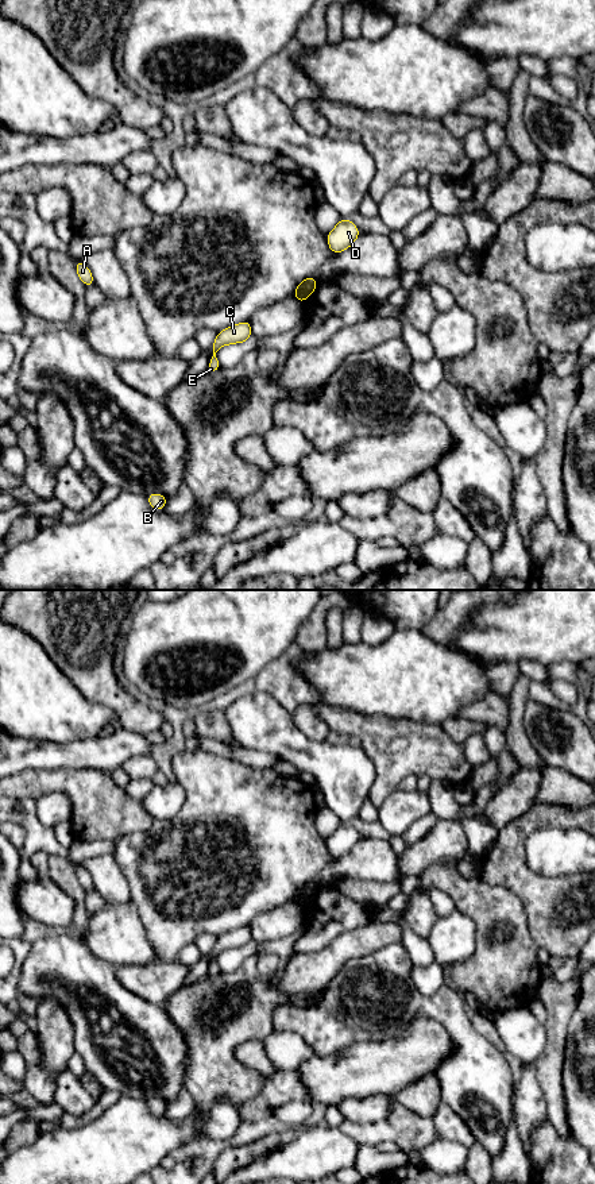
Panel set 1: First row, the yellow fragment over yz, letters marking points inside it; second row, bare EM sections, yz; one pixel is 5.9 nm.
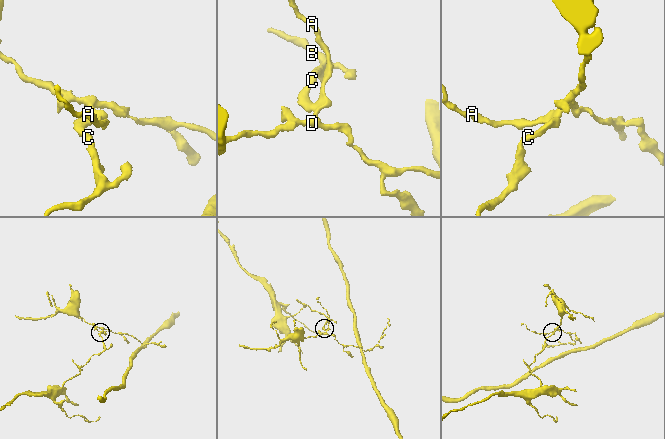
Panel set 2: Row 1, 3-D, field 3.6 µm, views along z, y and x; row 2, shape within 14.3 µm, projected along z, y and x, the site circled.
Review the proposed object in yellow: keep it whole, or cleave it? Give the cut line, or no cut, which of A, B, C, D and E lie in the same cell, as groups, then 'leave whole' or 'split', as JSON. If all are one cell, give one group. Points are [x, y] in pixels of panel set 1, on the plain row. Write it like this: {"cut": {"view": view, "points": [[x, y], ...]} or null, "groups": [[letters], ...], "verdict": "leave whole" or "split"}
{"cut": {"view": "yz", "points": [[316, 889], [308, 889], [296, 897]]}, "groups": [["A", "D"], ["B", "C", "E"]], "verdict": "split"}

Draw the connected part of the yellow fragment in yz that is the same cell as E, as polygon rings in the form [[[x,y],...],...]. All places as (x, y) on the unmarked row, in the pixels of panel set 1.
[[[248,925],[220,936],[212,952],[209,953],[212,957],[212,961],[209,965],[208,977],[213,979],[221,972],[216,961],[216,957],[219,953],[227,949],[246,948],[251,940],[252,940],[252,933]]]

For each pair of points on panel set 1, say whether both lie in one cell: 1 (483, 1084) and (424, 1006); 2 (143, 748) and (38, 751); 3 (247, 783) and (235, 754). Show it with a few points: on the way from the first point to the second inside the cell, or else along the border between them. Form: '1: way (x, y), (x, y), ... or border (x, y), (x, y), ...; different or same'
1: way (475, 1061), (463, 1033), (447, 1017); same
2: way (118, 748), (107, 754), (64, 754); same
3: border (208, 751), (251, 767), (269, 768); different

